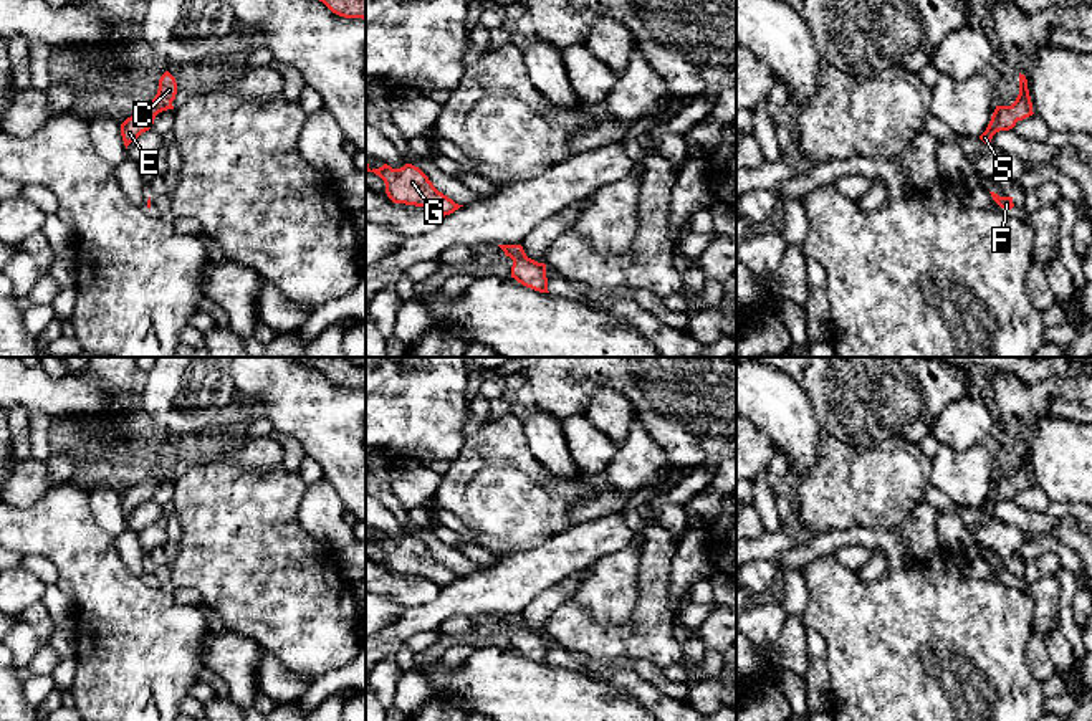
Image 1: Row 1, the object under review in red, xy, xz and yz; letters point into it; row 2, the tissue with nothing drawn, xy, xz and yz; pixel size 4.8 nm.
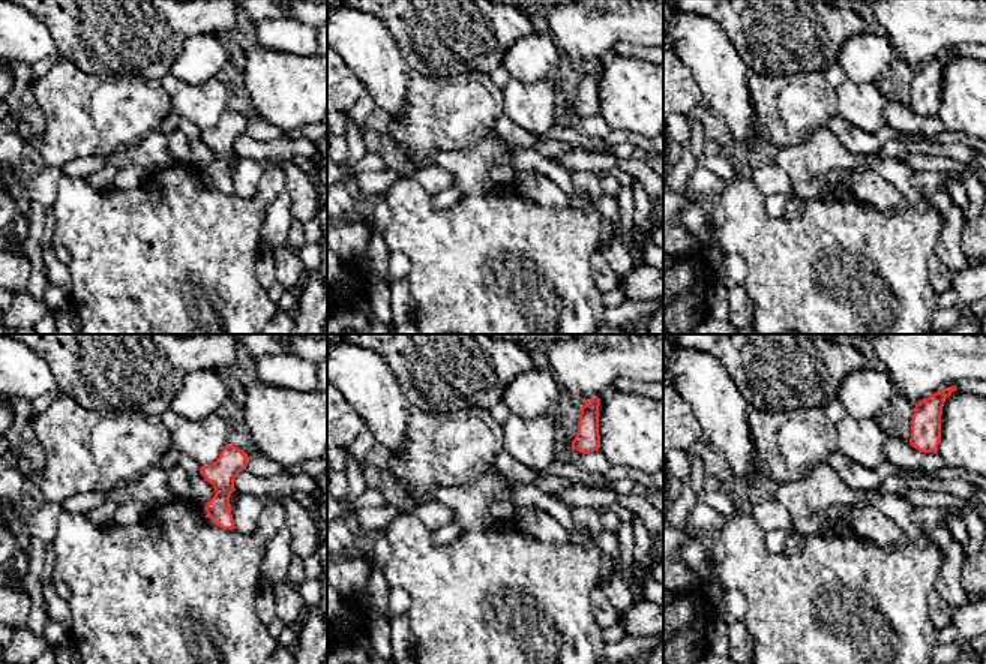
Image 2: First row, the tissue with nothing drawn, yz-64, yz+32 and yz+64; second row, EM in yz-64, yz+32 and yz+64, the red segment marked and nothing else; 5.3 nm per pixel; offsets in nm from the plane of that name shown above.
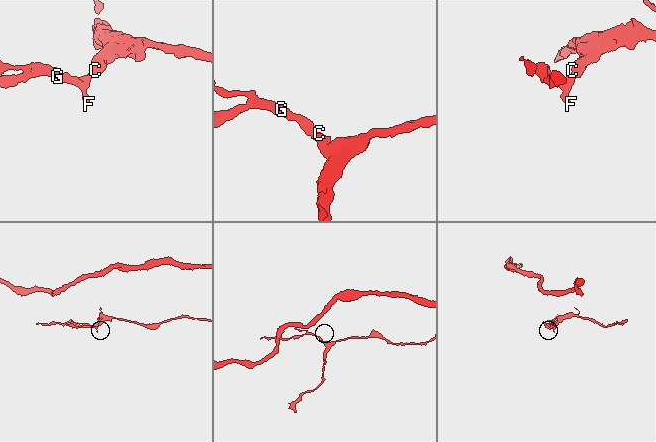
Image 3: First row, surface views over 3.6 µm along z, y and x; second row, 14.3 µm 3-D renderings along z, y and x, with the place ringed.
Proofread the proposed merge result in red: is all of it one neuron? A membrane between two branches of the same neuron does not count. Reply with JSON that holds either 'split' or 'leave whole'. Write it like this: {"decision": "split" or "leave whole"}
{"decision": "leave whole"}

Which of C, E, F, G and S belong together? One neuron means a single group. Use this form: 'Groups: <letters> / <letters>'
Groups: C E F G S

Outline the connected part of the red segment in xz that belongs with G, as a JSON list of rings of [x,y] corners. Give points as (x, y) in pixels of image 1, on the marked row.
[[[366,160],[366,172],[374,172],[384,180],[386,193],[394,203],[424,207],[440,218],[463,207],[438,192],[429,177],[412,164],[405,164],[400,169],[384,164],[371,170]]]

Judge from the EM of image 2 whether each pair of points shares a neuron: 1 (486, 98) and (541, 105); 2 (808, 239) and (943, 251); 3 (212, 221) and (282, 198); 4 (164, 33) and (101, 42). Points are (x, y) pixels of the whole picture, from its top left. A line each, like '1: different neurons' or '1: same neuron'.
1: different neurons
2: different neurons
3: different neurons
4: same neuron

